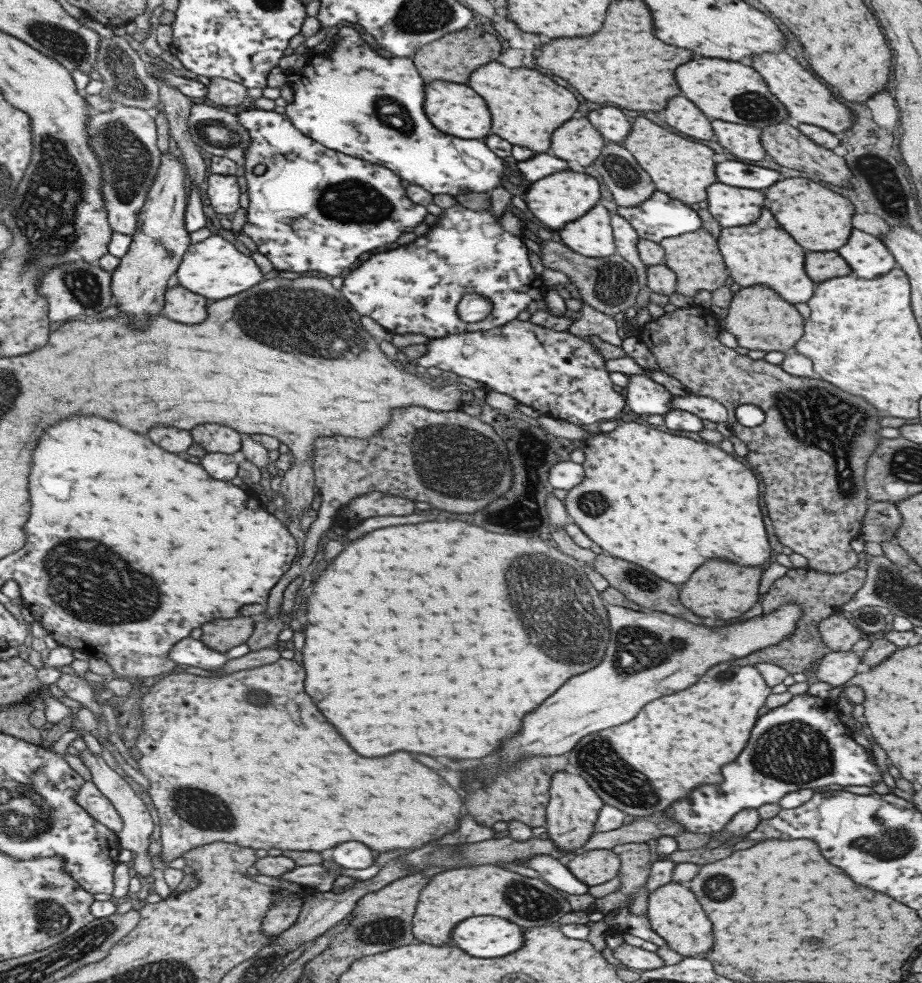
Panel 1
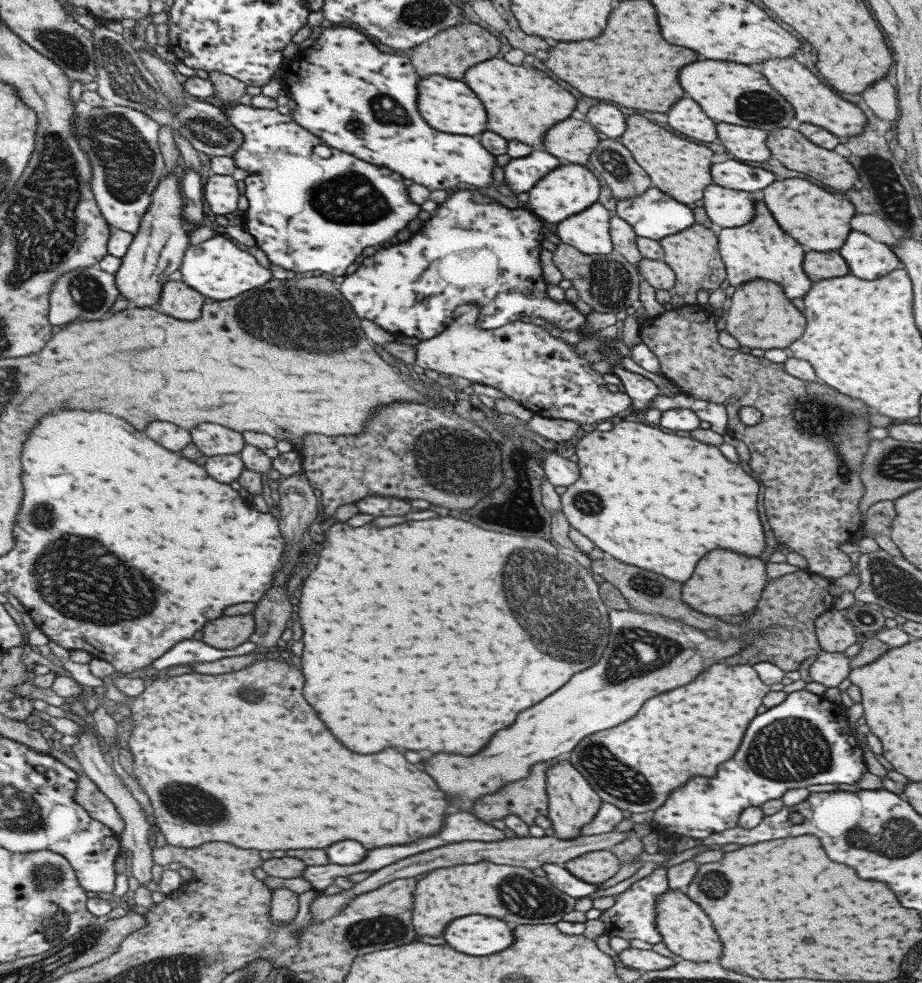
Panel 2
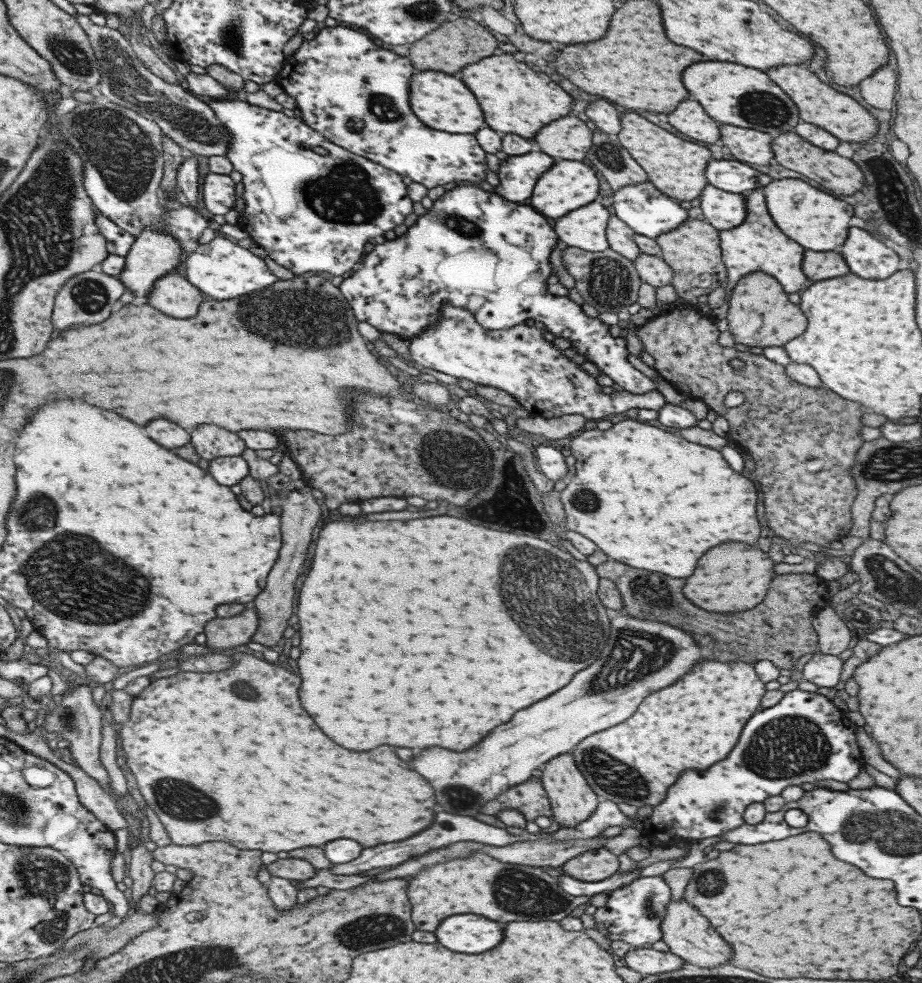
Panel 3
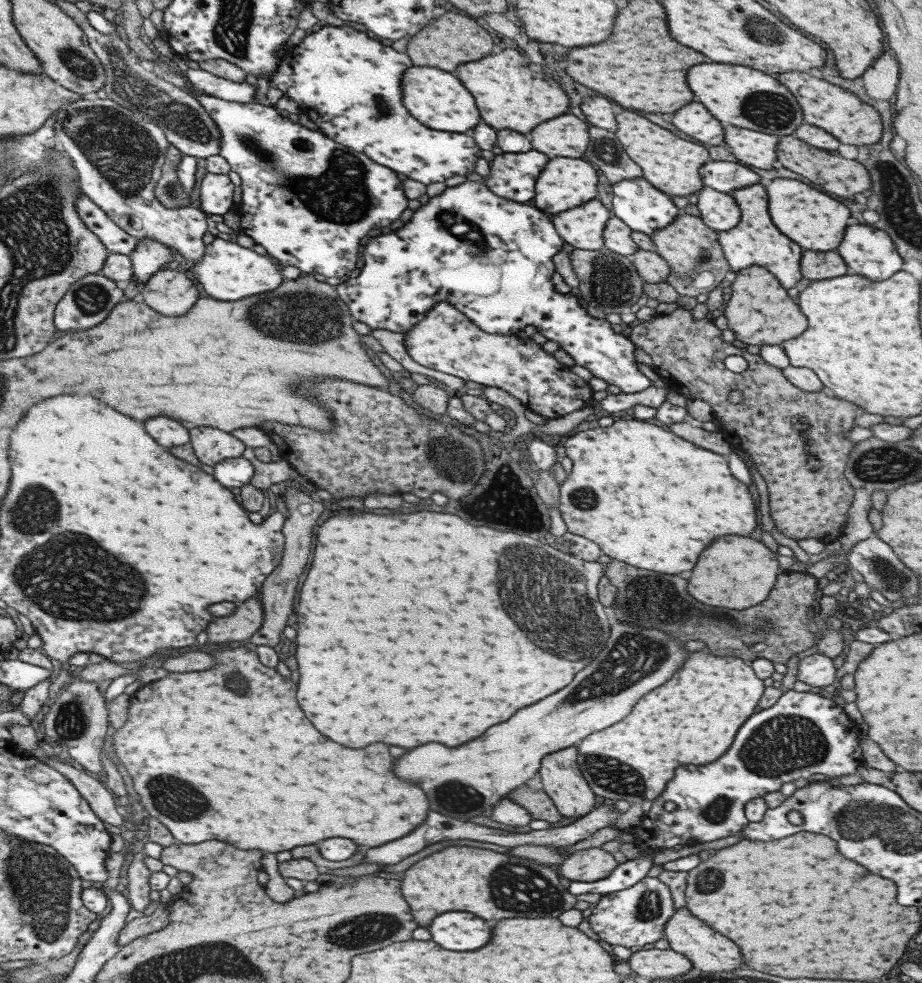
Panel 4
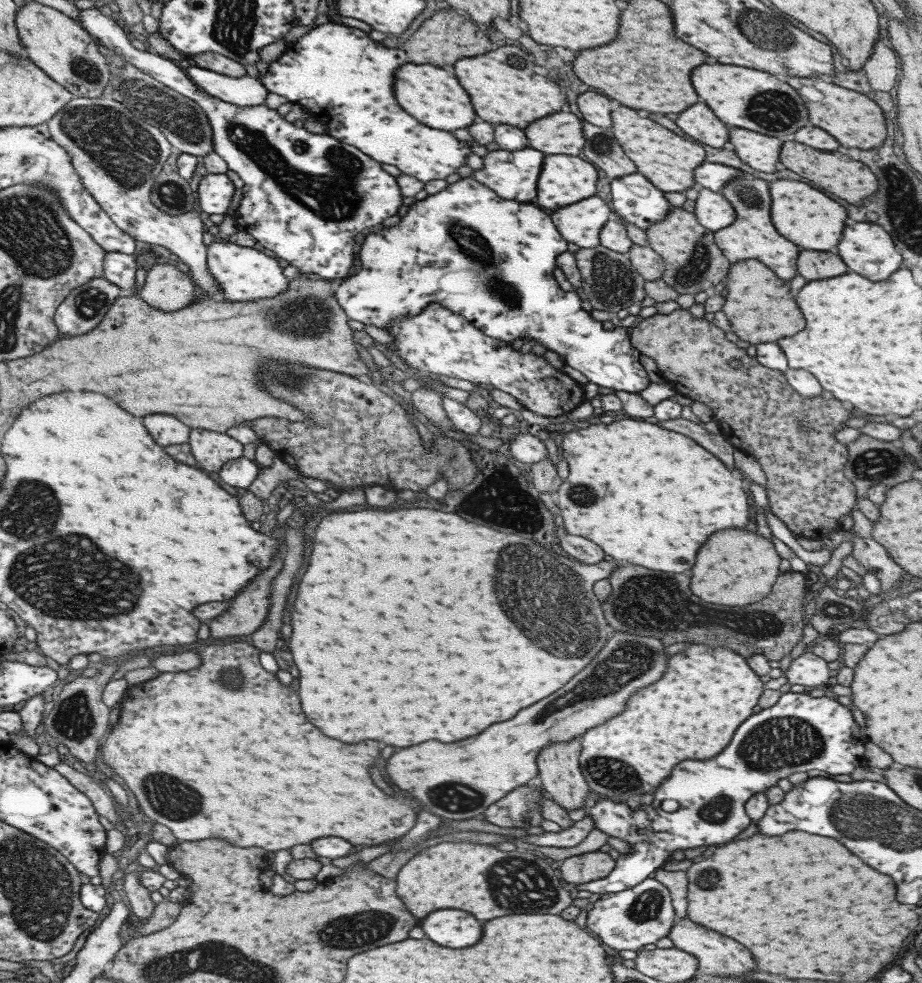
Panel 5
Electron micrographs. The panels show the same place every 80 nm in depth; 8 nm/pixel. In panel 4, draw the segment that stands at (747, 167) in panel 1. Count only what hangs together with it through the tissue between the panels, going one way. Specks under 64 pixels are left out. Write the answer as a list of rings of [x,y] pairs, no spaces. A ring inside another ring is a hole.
[[[709,160],[698,170],[702,186],[708,186],[717,192],[729,193],[732,190],[743,188],[745,185],[765,180],[753,173],[747,166],[734,161]]]

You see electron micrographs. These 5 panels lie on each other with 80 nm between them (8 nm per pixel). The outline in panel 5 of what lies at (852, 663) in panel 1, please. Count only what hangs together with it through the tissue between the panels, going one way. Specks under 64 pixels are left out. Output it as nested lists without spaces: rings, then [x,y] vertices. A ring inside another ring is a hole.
[[[803,652],[790,661],[788,668],[782,671],[788,684],[801,684],[807,687],[824,686],[834,673],[829,671],[827,662],[810,652]]]

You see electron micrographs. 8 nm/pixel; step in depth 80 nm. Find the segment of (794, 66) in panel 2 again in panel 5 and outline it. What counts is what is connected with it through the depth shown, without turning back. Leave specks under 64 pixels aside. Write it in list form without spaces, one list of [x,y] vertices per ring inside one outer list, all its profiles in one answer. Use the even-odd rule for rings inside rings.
[[[788,76],[784,81],[798,92],[809,112],[809,122],[833,136],[843,148],[875,149],[885,140],[882,110],[868,96],[824,82],[817,77]]]

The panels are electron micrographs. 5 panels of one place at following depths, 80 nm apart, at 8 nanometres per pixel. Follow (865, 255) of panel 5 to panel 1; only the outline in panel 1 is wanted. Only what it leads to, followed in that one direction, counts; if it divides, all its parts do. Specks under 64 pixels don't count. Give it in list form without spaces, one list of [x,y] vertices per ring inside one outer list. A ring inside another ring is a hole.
[[[853,230],[847,244],[837,252],[859,278],[871,280],[895,268],[895,260],[887,248],[877,238],[859,230]]]

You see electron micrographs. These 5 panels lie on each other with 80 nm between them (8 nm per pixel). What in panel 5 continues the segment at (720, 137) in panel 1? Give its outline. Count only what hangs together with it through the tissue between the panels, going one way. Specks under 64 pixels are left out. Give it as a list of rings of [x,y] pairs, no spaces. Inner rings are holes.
[[[729,128],[728,141],[733,144],[737,158],[753,170],[775,172],[775,164],[782,142],[777,137],[747,131],[743,128]]]

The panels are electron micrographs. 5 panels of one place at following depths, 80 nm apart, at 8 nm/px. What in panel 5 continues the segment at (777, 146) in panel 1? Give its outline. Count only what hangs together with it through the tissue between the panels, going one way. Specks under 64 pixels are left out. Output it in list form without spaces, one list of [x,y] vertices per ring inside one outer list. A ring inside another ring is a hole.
[[[790,139],[782,143],[781,150],[779,150],[779,160],[787,170],[793,170],[795,174],[819,184],[821,188],[829,186],[829,194],[843,198],[853,206],[859,206],[861,198],[873,194],[879,188],[875,174],[867,168],[866,164],[849,159],[839,152],[819,152],[819,150],[801,146],[798,142]]]

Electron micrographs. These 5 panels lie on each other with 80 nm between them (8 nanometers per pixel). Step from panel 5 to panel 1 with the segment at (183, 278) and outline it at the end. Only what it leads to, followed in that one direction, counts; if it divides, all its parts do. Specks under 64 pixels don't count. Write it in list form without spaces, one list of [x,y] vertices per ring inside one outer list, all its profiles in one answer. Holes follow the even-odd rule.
[[[171,282],[165,289],[160,314],[164,319],[175,320],[175,323],[197,325],[207,318],[205,304],[204,296]]]

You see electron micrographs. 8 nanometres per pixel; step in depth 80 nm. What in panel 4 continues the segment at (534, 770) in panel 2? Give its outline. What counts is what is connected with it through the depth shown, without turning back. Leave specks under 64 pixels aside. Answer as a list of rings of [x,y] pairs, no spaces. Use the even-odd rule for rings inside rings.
[[[521,785],[521,788],[508,792],[505,798],[519,804],[521,808],[525,808],[529,812],[531,820],[543,820],[548,823],[561,821],[561,814],[557,812],[551,800],[545,795],[545,791],[541,791],[541,789]]]

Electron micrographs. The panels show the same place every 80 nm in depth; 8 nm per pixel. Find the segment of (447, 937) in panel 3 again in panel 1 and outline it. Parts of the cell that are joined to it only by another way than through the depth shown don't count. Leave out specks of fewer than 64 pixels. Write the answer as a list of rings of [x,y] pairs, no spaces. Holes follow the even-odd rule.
[[[471,916],[453,928],[451,942],[475,958],[497,958],[523,944],[521,927],[497,916]]]

